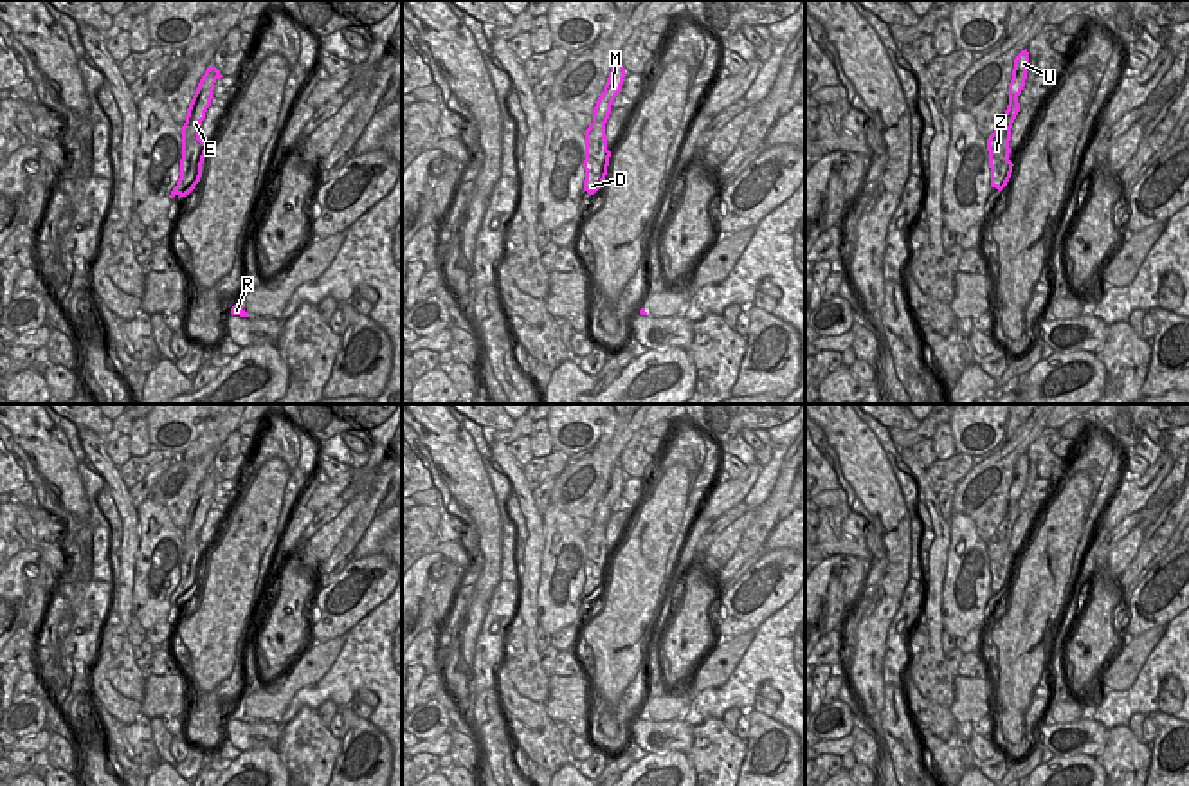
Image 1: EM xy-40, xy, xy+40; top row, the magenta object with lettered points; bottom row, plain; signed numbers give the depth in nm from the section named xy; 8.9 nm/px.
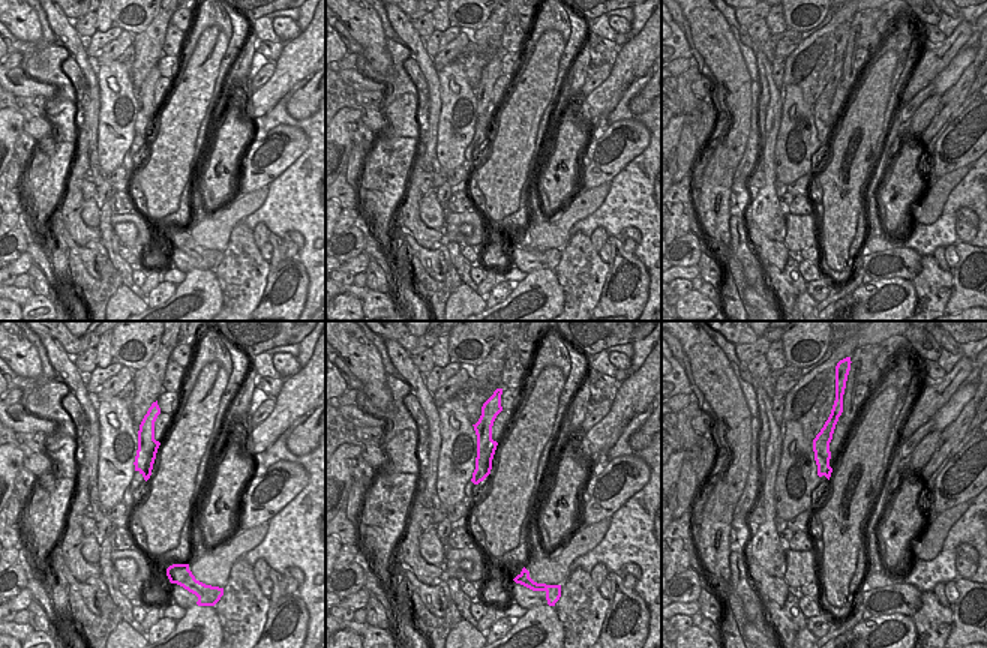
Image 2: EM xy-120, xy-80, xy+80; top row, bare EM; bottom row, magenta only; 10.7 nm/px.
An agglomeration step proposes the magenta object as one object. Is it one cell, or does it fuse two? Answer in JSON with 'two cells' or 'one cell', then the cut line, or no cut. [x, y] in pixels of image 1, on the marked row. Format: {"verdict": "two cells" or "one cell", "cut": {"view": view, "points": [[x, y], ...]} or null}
{"verdict": "two cells", "cut": {"view": "xy-40", "points": [[209, 100], [191, 103]]}}

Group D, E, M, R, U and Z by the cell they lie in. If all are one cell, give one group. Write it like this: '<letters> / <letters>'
D E R Z / M U

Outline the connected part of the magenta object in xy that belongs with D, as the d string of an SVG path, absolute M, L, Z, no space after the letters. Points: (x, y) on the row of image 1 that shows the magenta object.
M613 101L596 105L593 123L585 130L584 191L589 195L602 187L607 175L611 151L607 150L605 123L611 114L611 105Z

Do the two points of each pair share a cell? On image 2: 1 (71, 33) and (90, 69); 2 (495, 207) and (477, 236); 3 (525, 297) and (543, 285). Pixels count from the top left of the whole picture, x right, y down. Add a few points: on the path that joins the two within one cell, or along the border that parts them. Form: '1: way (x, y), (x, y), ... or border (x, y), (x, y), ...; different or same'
1: way (72, 42), (84, 60); same
2: border (480, 212), (485, 218); different
3: way (530, 297), (539, 290); same

